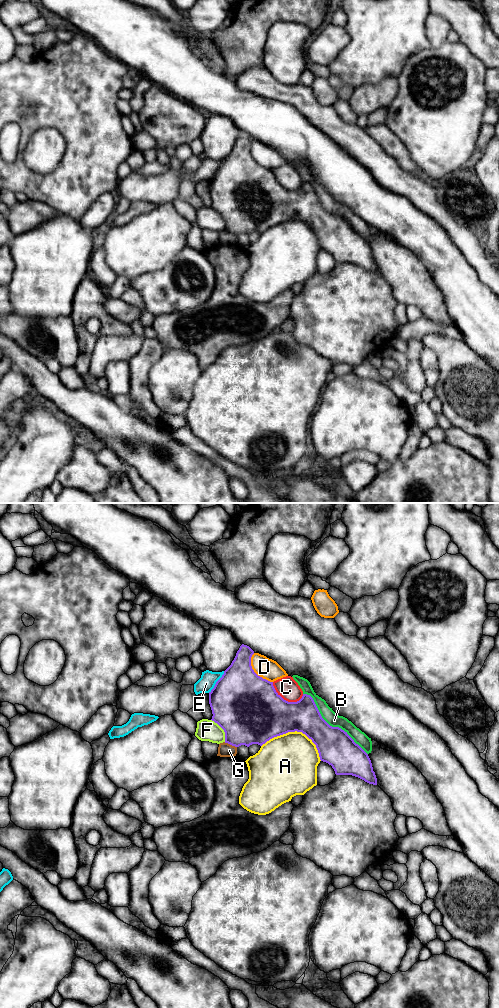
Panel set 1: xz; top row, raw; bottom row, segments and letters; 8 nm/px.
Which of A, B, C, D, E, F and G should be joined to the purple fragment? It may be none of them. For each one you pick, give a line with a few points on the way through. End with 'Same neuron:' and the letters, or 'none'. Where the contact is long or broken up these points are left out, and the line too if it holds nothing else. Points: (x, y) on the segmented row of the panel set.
Same neuron: none

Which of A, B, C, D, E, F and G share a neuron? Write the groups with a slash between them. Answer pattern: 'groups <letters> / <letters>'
groups A / B / C / D / E / F / G

